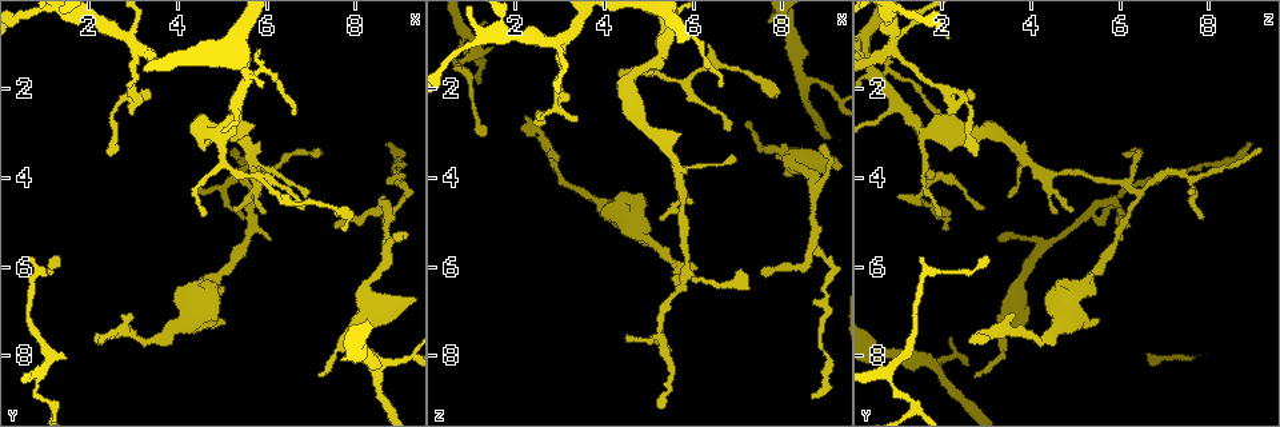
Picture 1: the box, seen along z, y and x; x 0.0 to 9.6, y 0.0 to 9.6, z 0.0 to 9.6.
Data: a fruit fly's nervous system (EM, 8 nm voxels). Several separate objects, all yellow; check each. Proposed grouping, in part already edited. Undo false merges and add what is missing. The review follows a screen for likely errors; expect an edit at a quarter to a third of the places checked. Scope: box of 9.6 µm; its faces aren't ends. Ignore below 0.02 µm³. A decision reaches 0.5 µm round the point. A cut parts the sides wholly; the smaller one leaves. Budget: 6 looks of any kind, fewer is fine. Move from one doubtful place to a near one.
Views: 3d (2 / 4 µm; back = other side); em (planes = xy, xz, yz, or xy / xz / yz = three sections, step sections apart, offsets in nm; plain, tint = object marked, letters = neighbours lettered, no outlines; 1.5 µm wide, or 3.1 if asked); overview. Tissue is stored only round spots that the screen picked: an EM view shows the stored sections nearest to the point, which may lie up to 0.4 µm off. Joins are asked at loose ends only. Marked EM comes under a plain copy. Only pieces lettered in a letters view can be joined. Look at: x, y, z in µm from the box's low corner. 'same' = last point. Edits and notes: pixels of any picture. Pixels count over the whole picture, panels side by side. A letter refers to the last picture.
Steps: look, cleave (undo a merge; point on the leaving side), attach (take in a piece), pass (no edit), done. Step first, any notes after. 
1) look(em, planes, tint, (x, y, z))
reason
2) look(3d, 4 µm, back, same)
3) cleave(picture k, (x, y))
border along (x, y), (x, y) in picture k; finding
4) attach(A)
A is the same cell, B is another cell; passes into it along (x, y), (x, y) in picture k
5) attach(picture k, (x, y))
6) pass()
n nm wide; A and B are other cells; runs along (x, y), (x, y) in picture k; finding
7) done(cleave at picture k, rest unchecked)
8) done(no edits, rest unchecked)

look(3d, 2 µm, back, (7.55, 5.10, 6.15))
tapers out

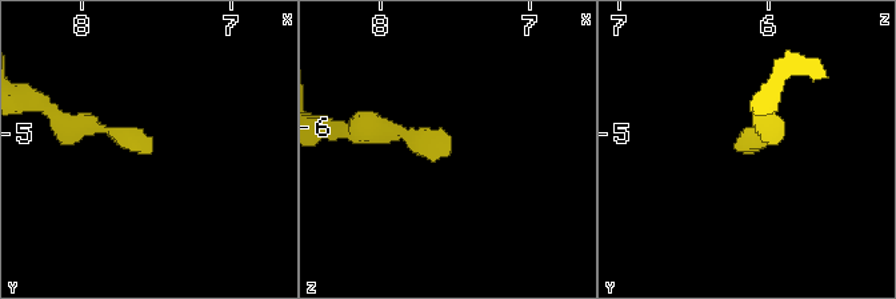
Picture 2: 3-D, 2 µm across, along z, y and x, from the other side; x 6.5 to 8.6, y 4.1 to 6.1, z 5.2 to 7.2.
look(em, planes, letters, (7.52, 5.12, 6.12))
need the tissue

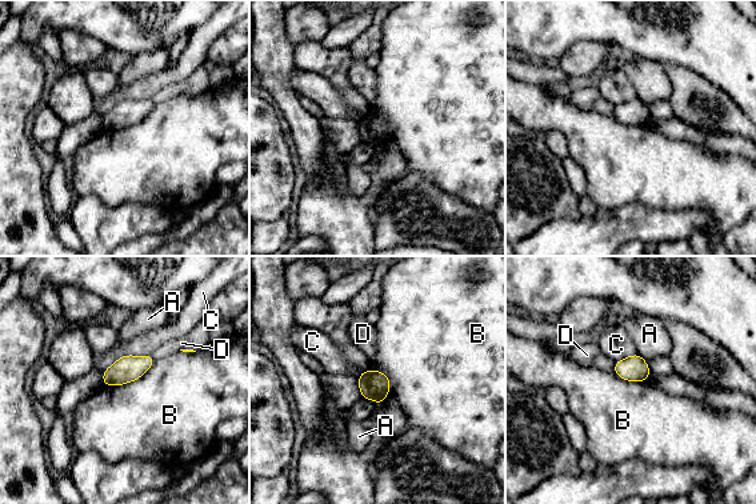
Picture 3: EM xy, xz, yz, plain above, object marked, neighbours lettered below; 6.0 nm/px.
pass()
A, B, C and D are other cells; border along (155, 359), (139, 378), (104, 386) in picture 3; none of them fits

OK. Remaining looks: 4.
look(3d, 2 µm, (5.75, 4.25, 6.40))
four-way junction

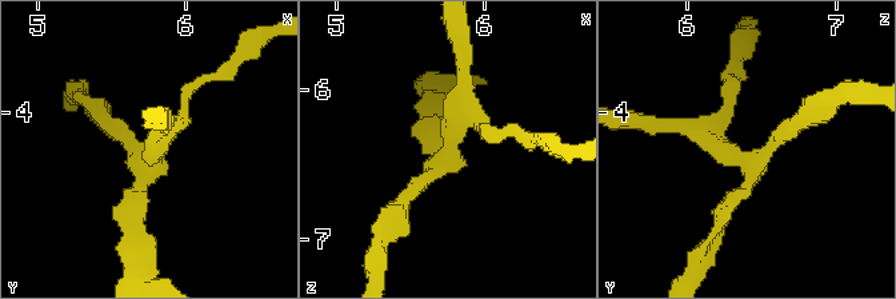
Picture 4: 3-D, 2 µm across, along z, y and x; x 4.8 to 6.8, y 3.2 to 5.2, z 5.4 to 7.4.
look(em, planes, tint, (5.80, 4.30, 6.34))
4 arms

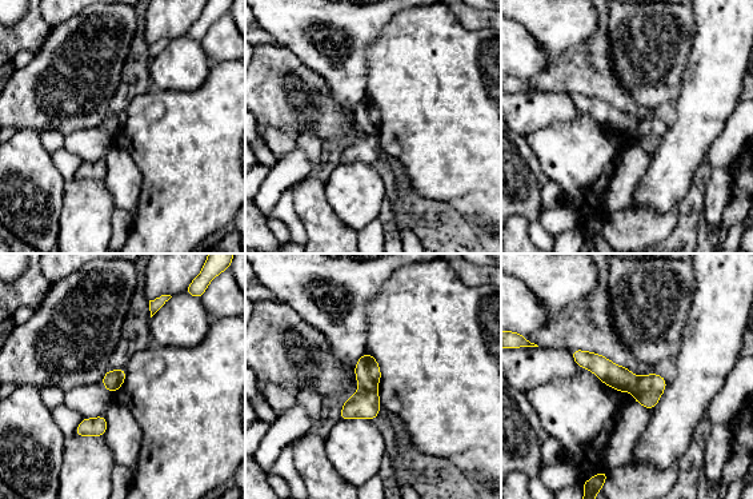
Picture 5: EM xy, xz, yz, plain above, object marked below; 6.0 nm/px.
look(em, planes, letters, same)
what lies round it

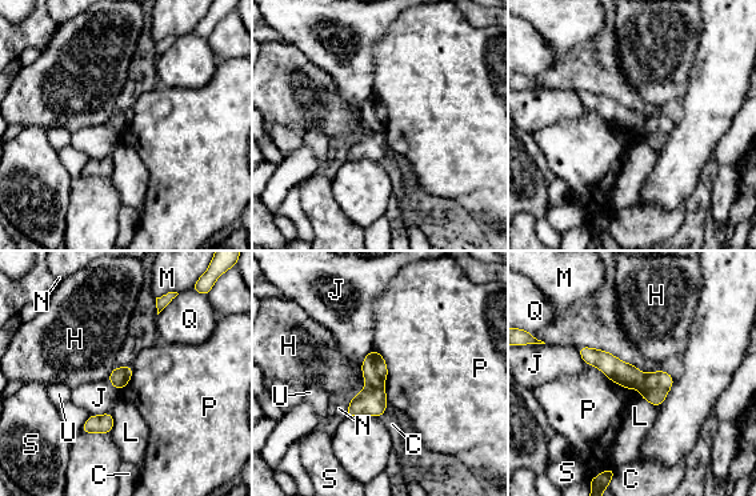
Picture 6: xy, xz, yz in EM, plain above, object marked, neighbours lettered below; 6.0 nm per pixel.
cleave(picture 6, (372, 400))
P touches over 340 nm; C, H, J, L, M, N, P, Q, S and U are other cells; a second neuron is stuck on

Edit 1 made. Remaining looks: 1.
done(cleave at picture 6, rest unchecked)

